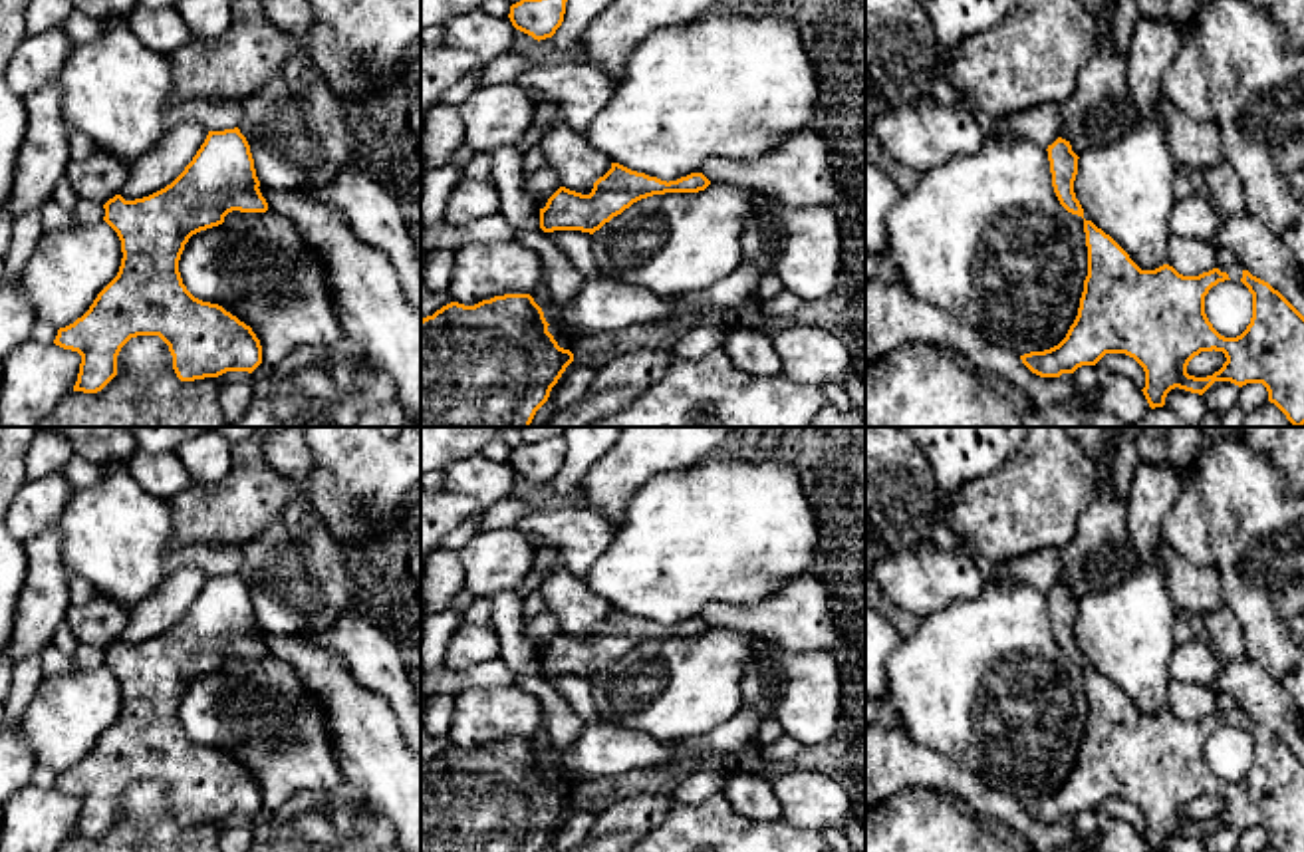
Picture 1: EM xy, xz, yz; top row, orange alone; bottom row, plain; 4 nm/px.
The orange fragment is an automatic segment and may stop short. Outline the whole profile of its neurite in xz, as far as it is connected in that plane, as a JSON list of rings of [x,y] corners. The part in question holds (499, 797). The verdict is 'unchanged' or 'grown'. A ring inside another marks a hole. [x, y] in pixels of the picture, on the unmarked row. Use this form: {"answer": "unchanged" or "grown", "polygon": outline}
{"answer": "unchanged", "polygon": [[[504,739],[474,751],[451,747],[421,765],[421,852],[542,852],[574,798],[548,777],[542,753],[530,739]]]}

